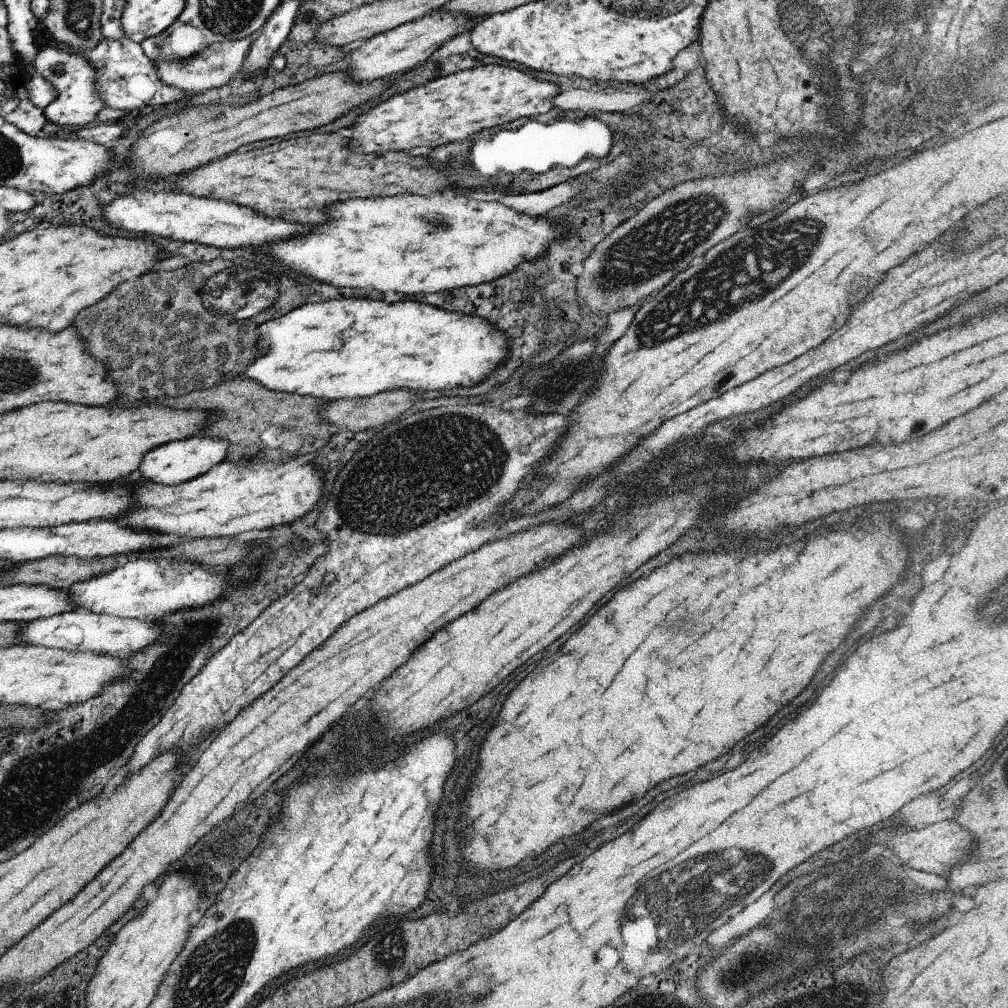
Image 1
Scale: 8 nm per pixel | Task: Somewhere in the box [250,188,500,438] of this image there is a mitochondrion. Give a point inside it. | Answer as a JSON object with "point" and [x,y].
{"point":[432,221]}

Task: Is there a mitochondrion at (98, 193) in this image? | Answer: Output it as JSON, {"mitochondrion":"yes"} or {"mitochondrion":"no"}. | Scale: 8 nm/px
{"mitochondrion":"no"}

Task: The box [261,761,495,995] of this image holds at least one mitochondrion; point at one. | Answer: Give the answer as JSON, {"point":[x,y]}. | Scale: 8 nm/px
{"point":[393,934]}

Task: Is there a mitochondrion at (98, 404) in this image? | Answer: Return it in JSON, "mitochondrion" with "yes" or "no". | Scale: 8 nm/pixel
{"mitochondrion":"no"}

